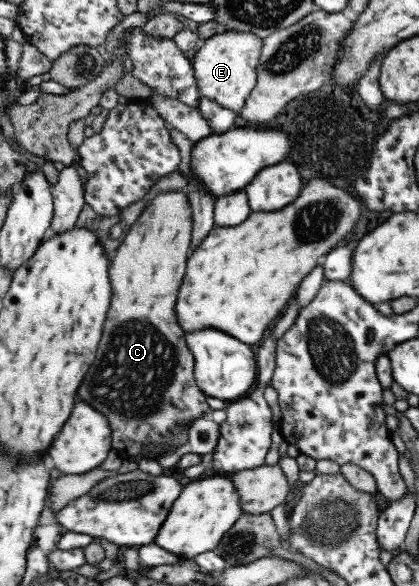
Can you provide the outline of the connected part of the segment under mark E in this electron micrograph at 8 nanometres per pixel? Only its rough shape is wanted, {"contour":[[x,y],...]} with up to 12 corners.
{"contour":[[205,39],[191,61],[199,95],[238,113],[256,82],[261,41]]}

